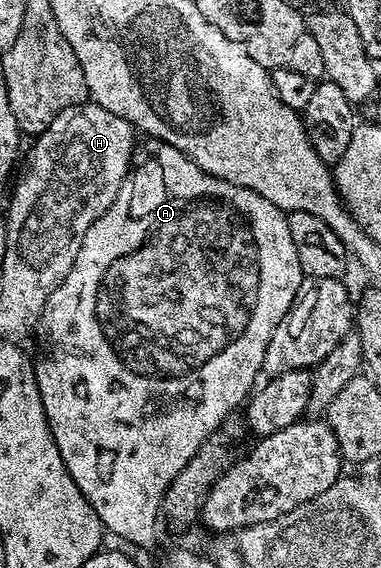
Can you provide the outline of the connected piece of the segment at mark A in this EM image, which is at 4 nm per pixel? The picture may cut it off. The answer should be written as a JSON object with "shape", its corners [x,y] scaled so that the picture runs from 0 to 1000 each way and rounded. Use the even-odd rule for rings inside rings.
{"shape":[[[391,248],[383,254],[381,275],[357,282],[281,375],[270,375],[270,382],[260,382],[260,389],[228,403],[197,452],[197,467],[186,467],[186,481],[176,481],[134,523],[123,523],[108,565],[92,577],[97,625],[92,623],[87,655],[129,754],[165,805],[165,819],[176,819],[176,833],[186,833],[218,875],[228,875],[239,896],[249,896],[268,930],[283,940],[289,935],[291,940],[331,949],[349,963],[391,967],[412,949],[412,914],[417,921],[425,905],[423,884],[433,879],[449,847],[459,847],[459,840],[470,840],[470,826],[480,826],[480,819],[512,805],[522,783],[533,783],[533,776],[577,754],[570,750],[622,715],[630,718],[651,704],[677,673],[675,660],[688,658],[701,600],[711,600],[711,586],[722,586],[732,565],[743,565],[769,540],[795,486],[785,445],[774,445],[774,424],[764,424],[751,373],[735,371],[711,361],[711,354],[680,347],[680,340],[659,333],[546,308],[530,294],[512,290],[478,266],[444,252]]]}

